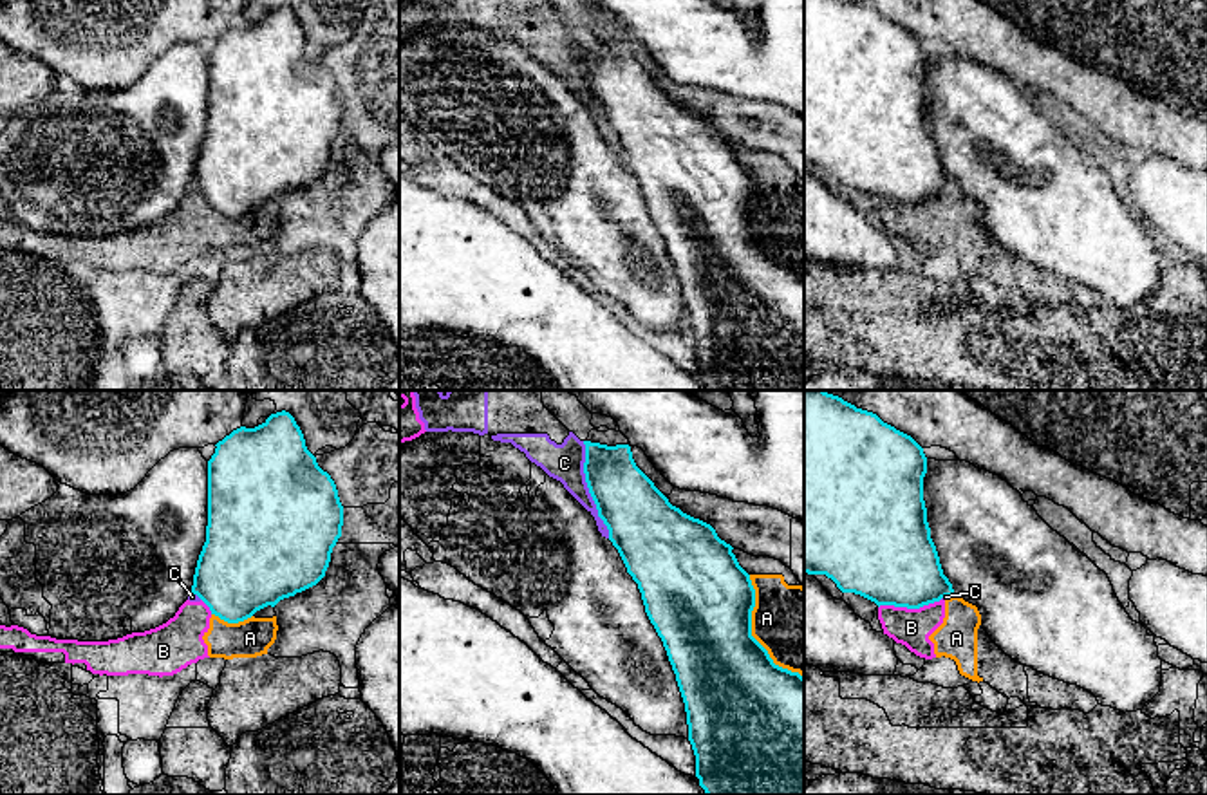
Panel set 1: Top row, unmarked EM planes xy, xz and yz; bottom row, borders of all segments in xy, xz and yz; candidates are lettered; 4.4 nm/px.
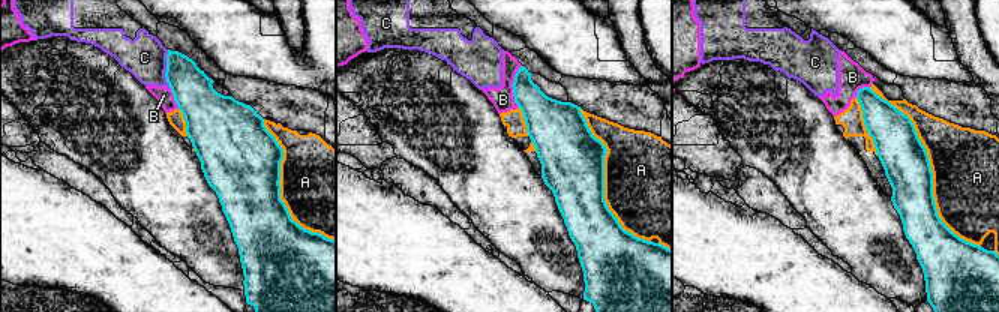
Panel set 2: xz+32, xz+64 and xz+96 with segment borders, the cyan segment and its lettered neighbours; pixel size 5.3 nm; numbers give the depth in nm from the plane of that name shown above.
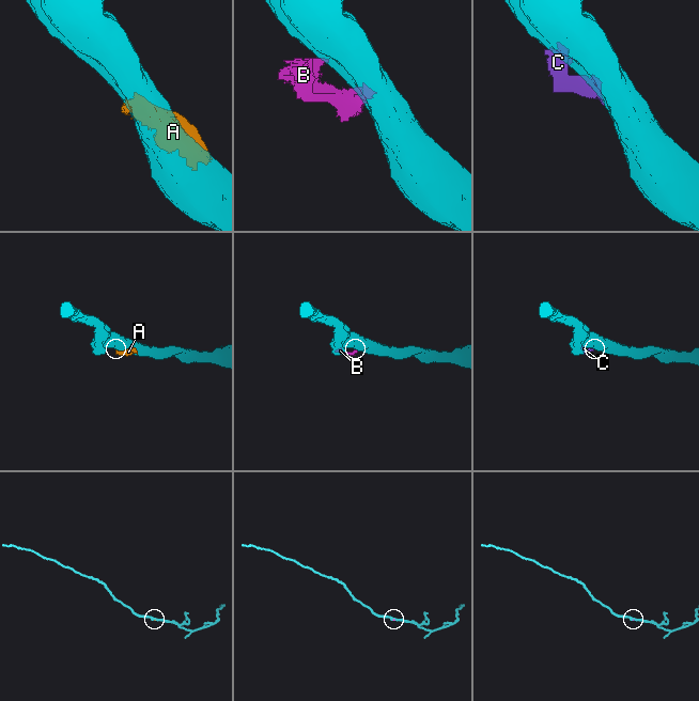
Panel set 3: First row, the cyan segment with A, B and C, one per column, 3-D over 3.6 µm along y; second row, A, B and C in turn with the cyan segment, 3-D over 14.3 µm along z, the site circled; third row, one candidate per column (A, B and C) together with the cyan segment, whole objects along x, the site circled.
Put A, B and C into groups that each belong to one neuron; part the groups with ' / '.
A B C

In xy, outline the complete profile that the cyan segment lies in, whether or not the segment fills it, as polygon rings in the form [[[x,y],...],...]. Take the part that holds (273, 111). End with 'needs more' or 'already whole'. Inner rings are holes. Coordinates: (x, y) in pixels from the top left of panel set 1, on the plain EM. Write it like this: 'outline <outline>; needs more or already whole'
outline [[[282,5],[255,23],[240,22],[208,56],[208,121],[192,190],[228,219],[295,192],[323,172],[342,132],[343,101],[334,76],[307,45],[295,13]]]; already whole

